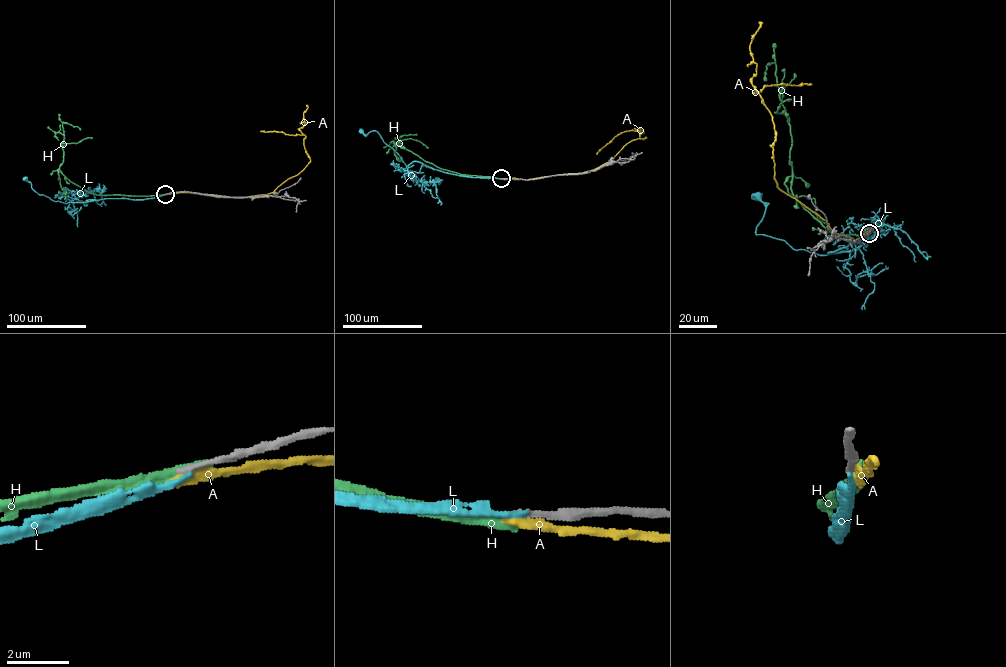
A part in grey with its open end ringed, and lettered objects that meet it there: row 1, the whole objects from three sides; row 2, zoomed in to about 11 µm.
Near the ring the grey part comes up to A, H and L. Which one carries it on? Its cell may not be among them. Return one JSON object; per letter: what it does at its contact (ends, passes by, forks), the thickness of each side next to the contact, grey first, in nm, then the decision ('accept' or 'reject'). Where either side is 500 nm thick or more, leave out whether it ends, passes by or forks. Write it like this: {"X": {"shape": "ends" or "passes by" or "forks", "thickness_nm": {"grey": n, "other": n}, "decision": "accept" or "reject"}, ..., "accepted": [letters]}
{"A": {"shape": "ends", "thickness_nm": {"grey": 240, "other": 360}, "decision": "reject"}, "H": {"shape": "ends", "thickness_nm": {"grey": 240, "other": 440}, "decision": "reject"}, "L": {"shape": "ends", "thickness_nm": {"grey": 200, "other": 180}, "decision": "reject"}, "accepted": []}

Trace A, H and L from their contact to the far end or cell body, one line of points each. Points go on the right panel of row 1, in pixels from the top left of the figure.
A: (869, 233), (871, 228), (856, 241), (836, 234), (777, 186), (772, 116), (755, 93), (769, 85), (811, 84)
H: (869, 233), (865, 237), (835, 235), (794, 196), (790, 126), (772, 62), (766, 66), (766, 81)
L: (869, 233), (866, 246), (828, 252), (840, 252), (794, 250), (756, 234), (765, 208), (758, 197)

